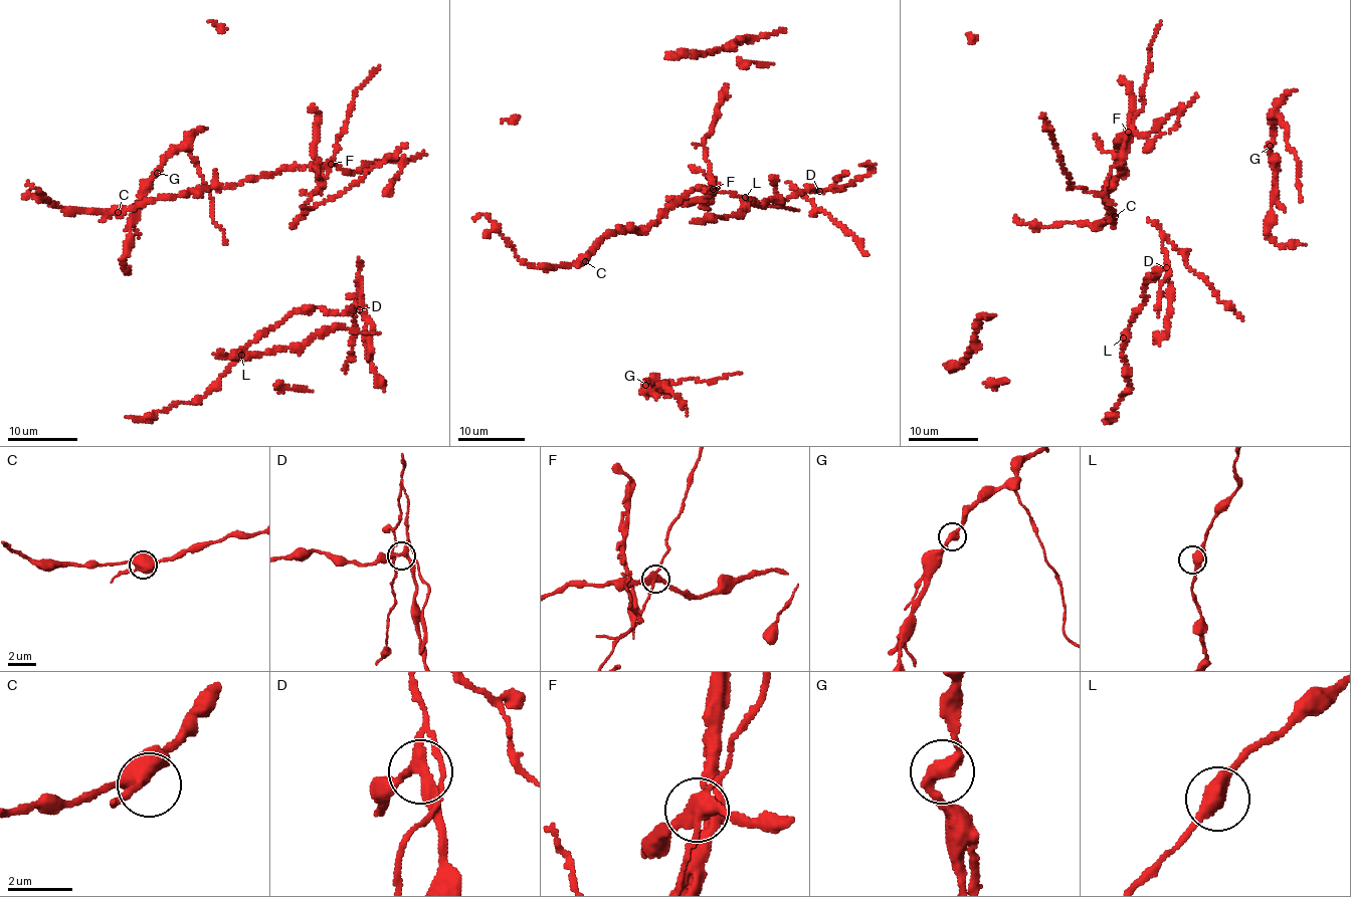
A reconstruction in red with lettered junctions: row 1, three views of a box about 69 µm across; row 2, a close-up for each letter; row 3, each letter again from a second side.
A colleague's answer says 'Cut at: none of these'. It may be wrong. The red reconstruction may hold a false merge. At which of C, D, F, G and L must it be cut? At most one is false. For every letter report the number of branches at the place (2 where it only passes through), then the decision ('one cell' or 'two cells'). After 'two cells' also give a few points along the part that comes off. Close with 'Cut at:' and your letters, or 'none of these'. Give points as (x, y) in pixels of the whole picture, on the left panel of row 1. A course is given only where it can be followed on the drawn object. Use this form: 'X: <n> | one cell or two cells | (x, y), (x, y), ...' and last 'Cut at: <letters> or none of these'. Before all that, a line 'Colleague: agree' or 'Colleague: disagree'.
Colleague: disagree
C: 4 | one cell
D: 3 | one cell
F: 4 | two cells | (330, 164), (326, 179), (311, 196), (302, 216), (342, 193), (407, 145)
G: 2 | one cell
L: 2 | one cell
Cut at: F

